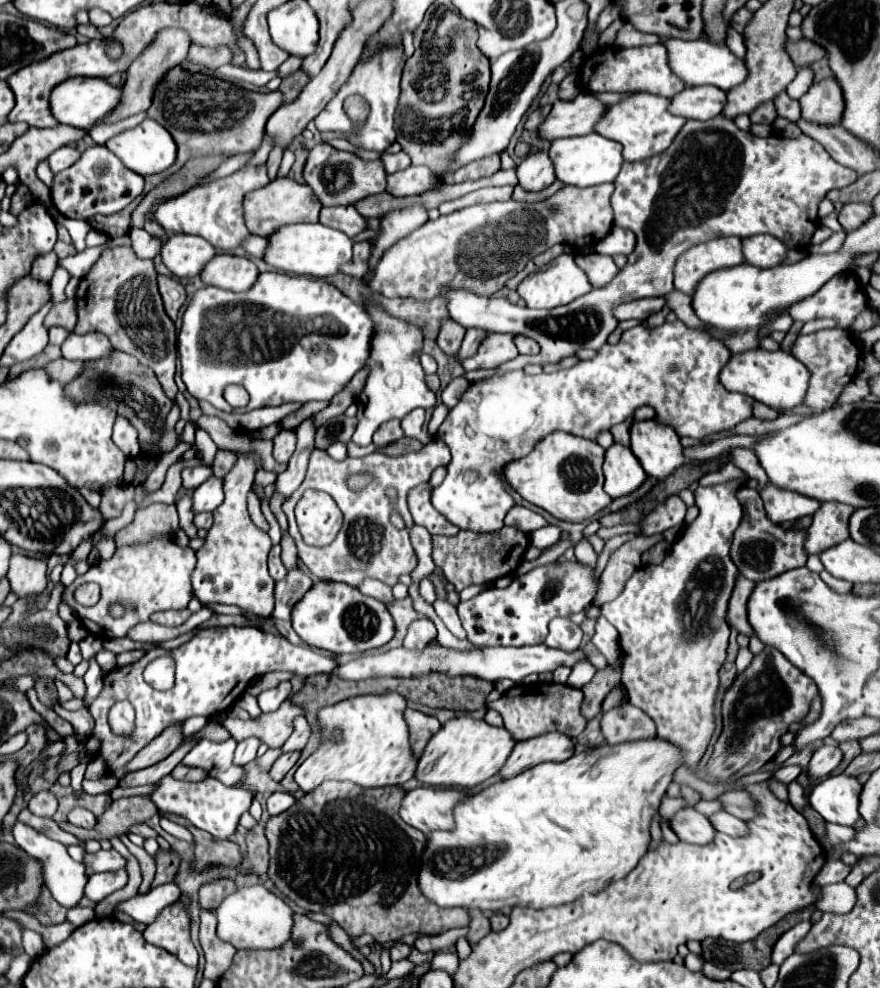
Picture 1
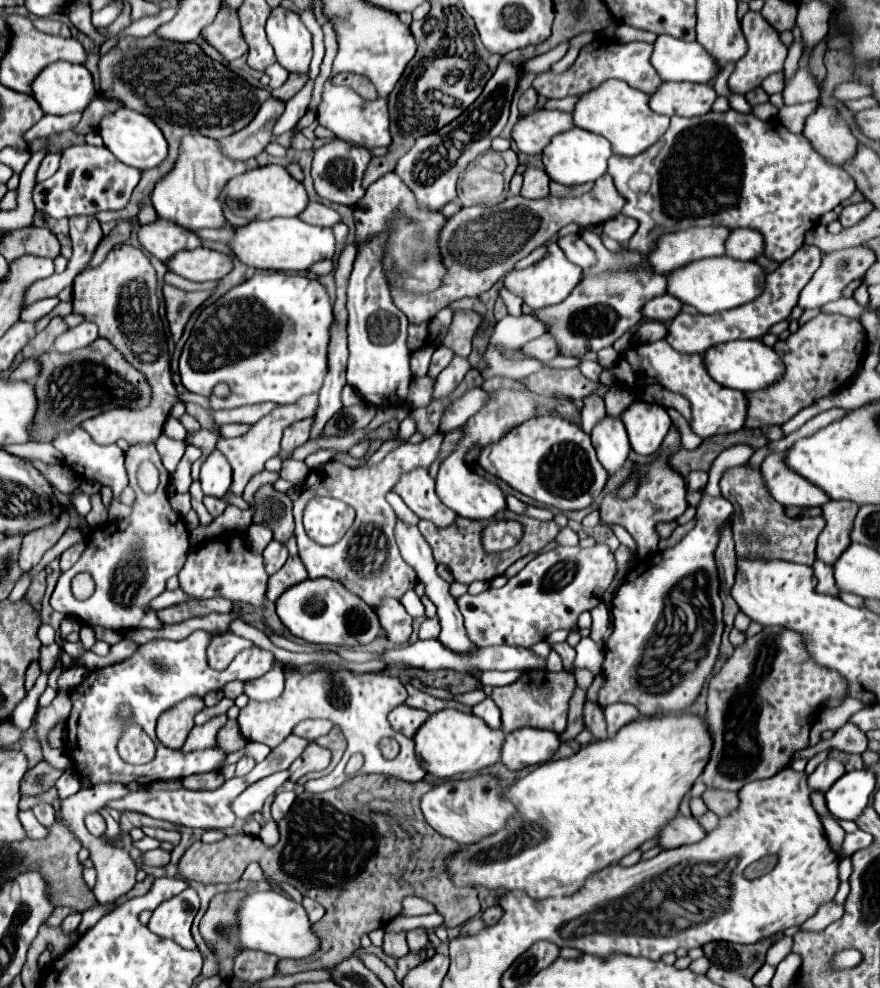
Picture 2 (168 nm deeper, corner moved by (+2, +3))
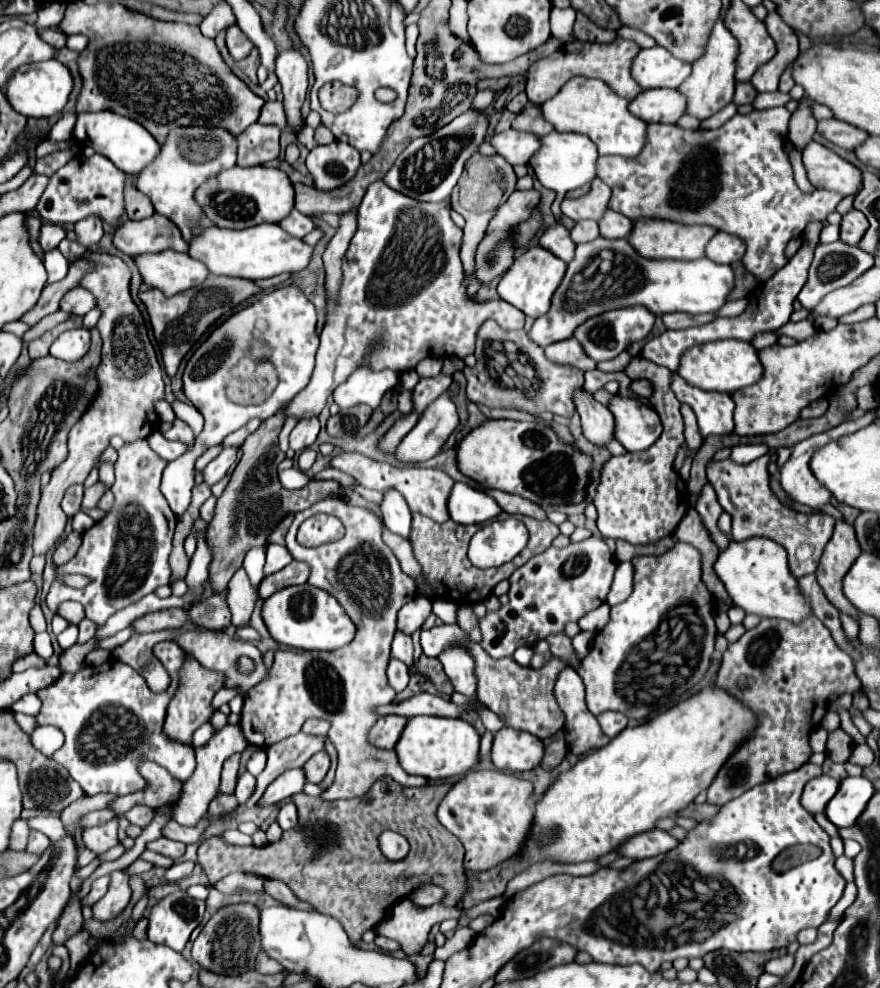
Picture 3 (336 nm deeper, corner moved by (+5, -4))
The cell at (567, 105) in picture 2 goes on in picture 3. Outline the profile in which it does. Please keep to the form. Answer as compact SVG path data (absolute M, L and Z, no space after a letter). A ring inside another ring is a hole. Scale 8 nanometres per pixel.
M536 105L524 107L516 119L512 121L512 129L516 131L526 131L526 133L534 133L534 135L548 135L554 127L550 123L546 123L540 115L540 109Z

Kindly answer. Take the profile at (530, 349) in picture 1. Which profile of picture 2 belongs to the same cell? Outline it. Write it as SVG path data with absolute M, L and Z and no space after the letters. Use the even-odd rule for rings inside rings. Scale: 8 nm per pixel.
M543 334L537 340L529 340L529 344L525 344L521 350L533 358L539 358L539 360L551 360L559 354L555 340L549 334Z

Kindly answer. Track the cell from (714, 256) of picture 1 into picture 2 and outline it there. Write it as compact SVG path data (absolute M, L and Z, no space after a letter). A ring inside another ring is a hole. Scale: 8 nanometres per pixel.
M709 226L667 234L661 238L657 250L649 256L649 262L659 274L667 276L695 260L725 256L725 240L729 232L731 230L725 226Z

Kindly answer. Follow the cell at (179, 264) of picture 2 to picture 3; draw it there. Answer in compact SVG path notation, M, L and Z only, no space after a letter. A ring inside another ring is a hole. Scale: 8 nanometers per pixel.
M160 251L158 255L136 255L132 259L142 281L160 289L166 297L196 287L208 277L208 269L188 253Z

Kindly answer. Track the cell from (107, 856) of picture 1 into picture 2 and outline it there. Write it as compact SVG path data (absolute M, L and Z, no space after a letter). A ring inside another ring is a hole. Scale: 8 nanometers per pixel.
M157 848L157 850L149 850L141 854L141 862L145 866L165 866L169 862L169 852Z

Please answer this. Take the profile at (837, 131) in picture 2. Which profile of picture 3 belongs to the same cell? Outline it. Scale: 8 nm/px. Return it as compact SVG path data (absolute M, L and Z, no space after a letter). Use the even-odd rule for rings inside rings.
M812 141L802 153L802 161L808 179L816 189L834 191L844 197L858 193L858 187L862 183L860 169L856 169L824 145Z

